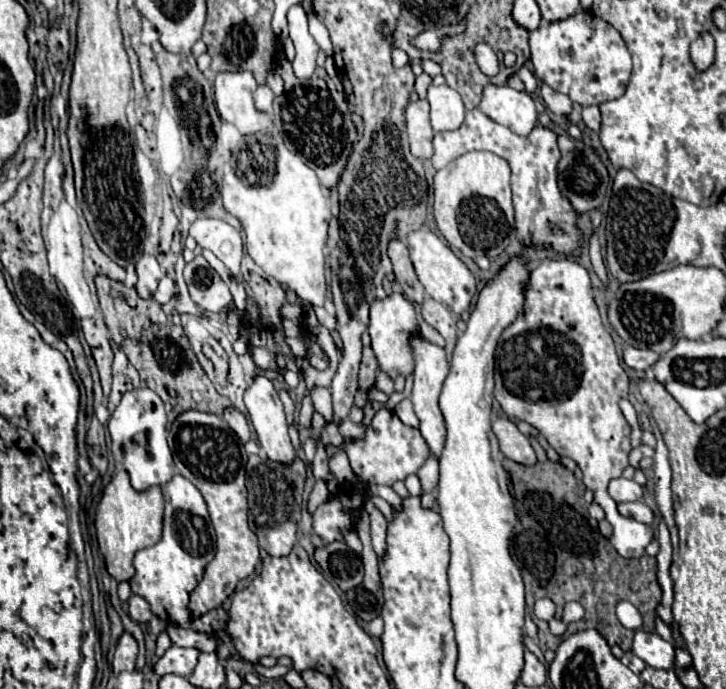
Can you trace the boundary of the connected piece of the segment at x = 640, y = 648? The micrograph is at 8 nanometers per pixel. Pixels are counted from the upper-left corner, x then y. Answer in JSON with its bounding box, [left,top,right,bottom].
[633,632,675,670]

